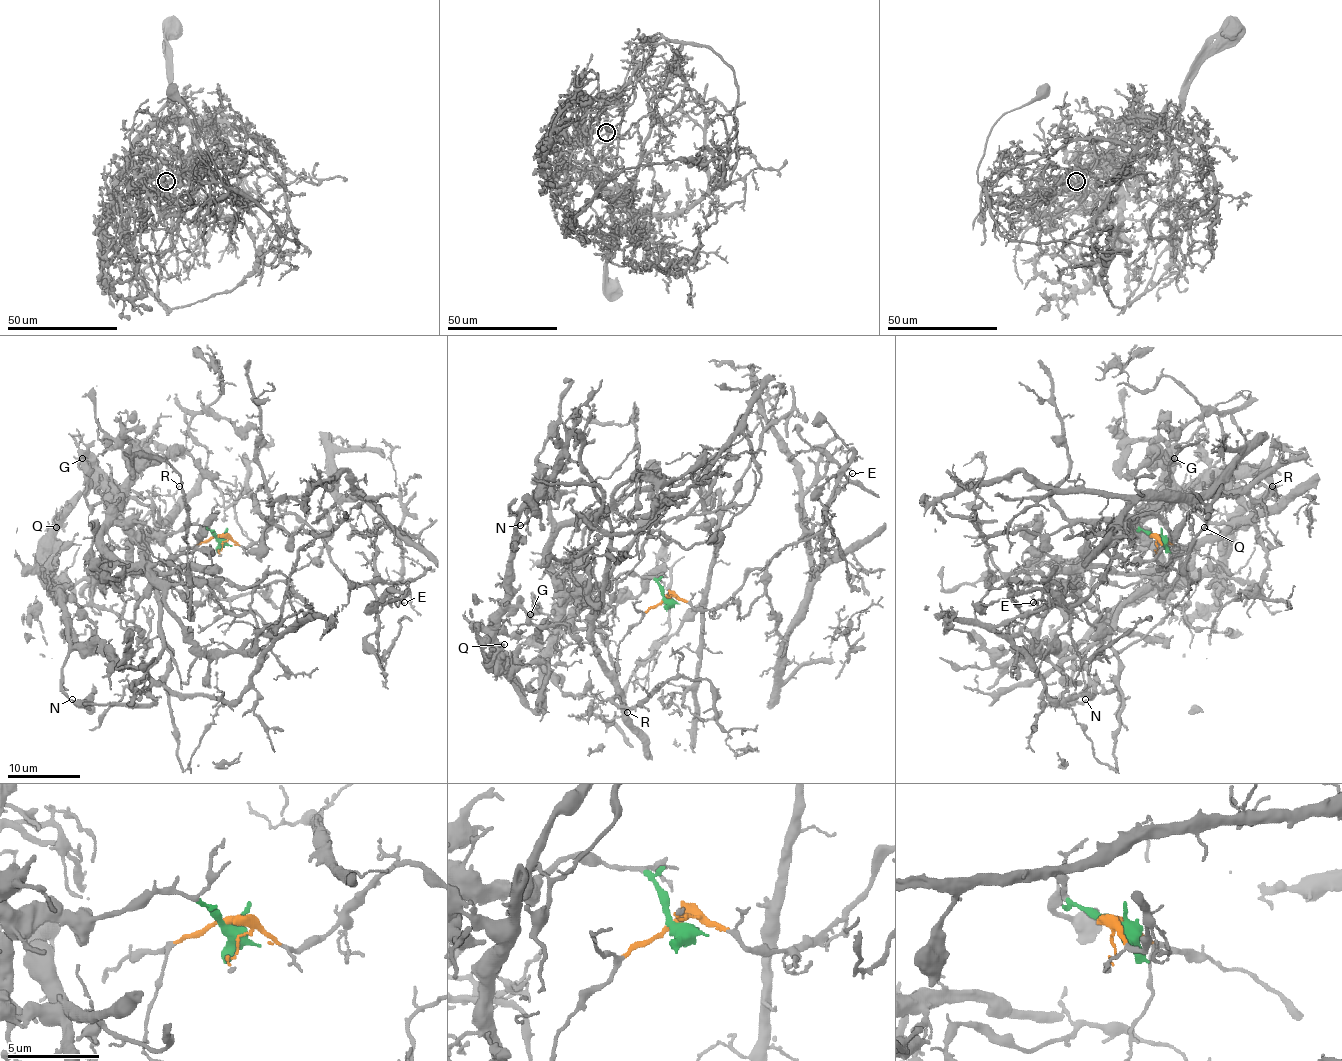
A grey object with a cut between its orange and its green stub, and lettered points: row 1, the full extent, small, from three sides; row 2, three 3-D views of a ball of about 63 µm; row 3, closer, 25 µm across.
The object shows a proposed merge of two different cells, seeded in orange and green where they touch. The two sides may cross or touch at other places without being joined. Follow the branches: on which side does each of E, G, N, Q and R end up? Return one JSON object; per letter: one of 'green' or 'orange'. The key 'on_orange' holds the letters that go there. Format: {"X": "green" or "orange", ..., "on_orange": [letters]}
{"E": "orange", "G": "green", "N": "green", "Q": "green", "R": "green", "on_orange": ["E"]}

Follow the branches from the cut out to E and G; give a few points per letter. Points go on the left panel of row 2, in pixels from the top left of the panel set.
E: (217, 536), (248, 547), (294, 513), (348, 580), (376, 595), (376, 604), (387, 595), (405, 602)
G: (217, 536), (204, 525), (182, 525), (162, 535), (128, 533), (106, 500), (93, 505), (86, 502), (82, 458)

